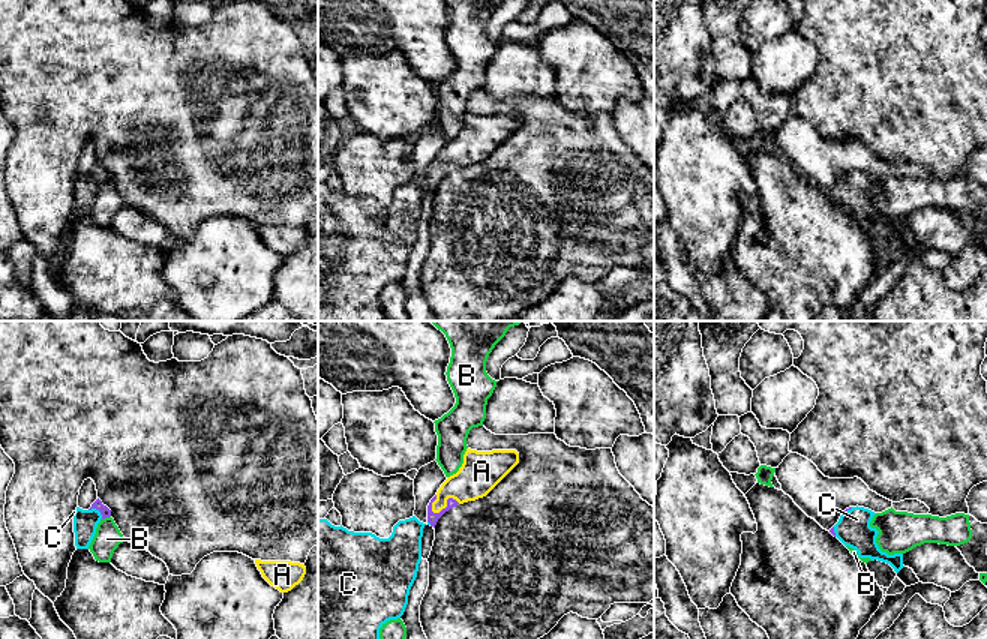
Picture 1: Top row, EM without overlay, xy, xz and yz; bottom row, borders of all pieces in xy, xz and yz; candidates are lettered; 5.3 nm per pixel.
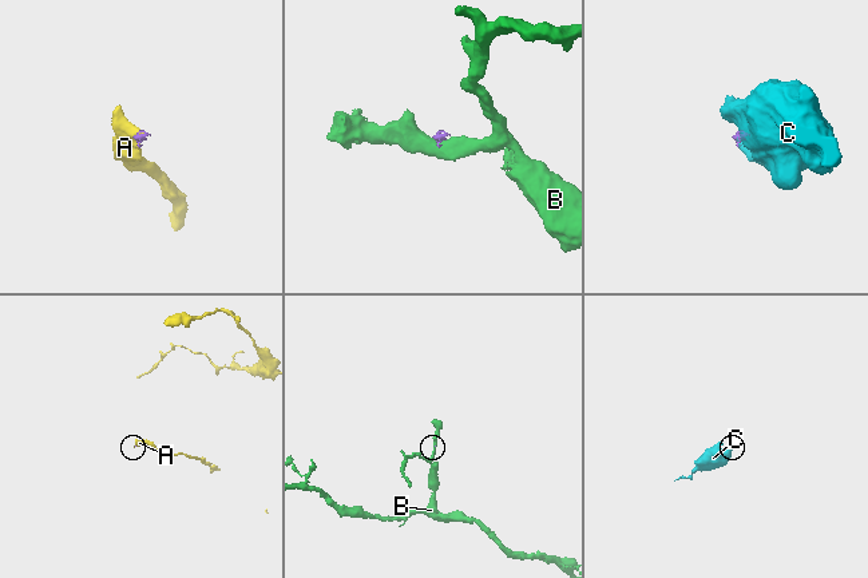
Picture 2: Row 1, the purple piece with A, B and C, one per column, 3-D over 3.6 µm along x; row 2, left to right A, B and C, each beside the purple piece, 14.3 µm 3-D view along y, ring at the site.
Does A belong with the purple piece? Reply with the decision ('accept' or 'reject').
accept

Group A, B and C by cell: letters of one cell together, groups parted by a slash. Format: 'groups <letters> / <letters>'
groups A C / B

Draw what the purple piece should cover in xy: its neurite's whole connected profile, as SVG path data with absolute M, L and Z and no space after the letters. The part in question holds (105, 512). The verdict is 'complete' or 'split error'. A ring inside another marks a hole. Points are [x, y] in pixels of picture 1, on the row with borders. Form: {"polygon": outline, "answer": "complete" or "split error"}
{"polygon": "M98 498L88 510L76 507L74 512L74 532L76 549L88 549L98 524L111 516L111 510Z", "answer": "split error"}

